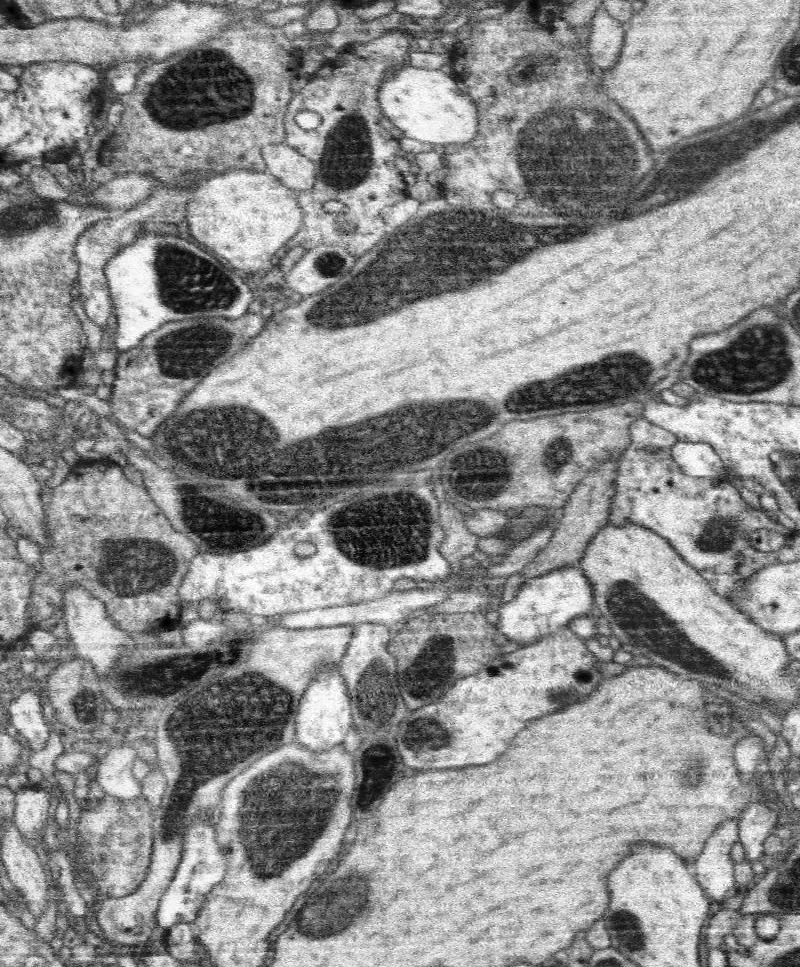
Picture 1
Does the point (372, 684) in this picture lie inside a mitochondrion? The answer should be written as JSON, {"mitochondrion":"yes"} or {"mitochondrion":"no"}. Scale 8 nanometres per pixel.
{"mitochondrion":"yes"}

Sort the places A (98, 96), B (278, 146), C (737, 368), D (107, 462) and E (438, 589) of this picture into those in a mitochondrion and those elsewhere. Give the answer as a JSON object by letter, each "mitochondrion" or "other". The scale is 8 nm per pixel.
{"A":"other","B":"other","C":"mitochondrion","D":"other","E":"other"}

